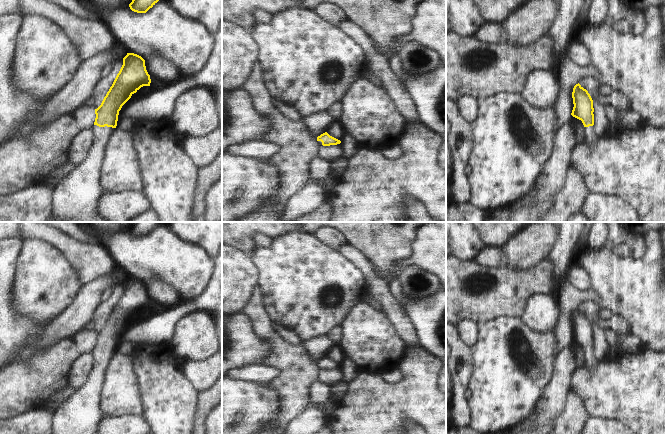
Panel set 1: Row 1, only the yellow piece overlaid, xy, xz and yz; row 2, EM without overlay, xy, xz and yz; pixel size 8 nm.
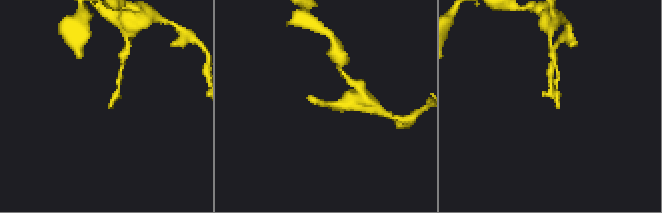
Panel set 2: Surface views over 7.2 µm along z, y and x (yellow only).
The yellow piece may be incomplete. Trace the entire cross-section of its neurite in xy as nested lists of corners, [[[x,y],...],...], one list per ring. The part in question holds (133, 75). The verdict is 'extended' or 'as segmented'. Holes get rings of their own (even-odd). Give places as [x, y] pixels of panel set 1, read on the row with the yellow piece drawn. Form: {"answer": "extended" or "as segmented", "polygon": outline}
{"answer": "extended", "polygon": [[[127,53],[123,65],[101,105],[95,109],[95,122],[92,127],[94,140],[85,160],[61,180],[51,195],[51,217],[57,222],[111,222],[99,214],[99,203],[103,196],[101,190],[101,167],[103,152],[109,136],[117,126],[122,106],[143,86],[150,86],[151,79],[145,60],[134,53]]]}

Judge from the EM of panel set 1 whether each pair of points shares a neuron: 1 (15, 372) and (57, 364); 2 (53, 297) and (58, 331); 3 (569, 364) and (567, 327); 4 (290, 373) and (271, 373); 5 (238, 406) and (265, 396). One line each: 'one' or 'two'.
1: one
2: two
3: two
4: two
5: one

